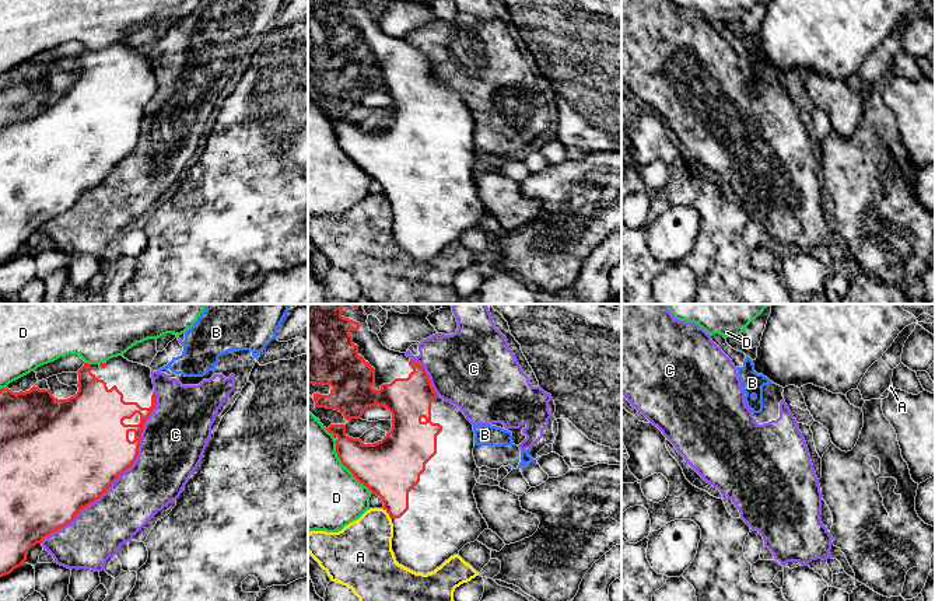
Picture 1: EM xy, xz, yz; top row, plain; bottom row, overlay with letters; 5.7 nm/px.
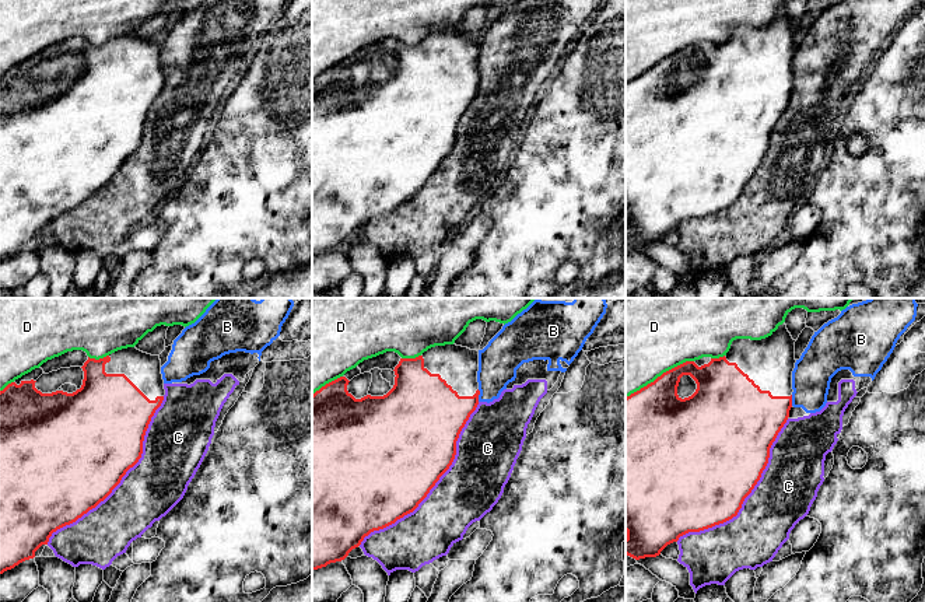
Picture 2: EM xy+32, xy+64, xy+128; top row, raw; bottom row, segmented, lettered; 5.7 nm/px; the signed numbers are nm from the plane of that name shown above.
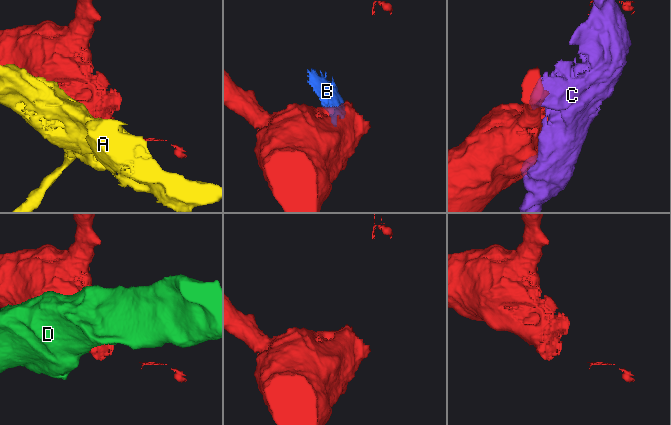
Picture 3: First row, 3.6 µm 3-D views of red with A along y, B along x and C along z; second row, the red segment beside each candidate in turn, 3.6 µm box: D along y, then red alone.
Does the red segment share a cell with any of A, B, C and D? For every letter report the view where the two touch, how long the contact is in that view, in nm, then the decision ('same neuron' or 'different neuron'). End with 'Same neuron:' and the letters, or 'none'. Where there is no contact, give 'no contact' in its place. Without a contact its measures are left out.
A: xz | 80 nm | different neuron
B: no contact | different neuron
C: xy | 1100 nm | different neuron
D: xz | 380 nm | different neuron
Same neuron: none

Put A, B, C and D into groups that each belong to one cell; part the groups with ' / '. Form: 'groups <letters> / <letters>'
groups A / B C / D

